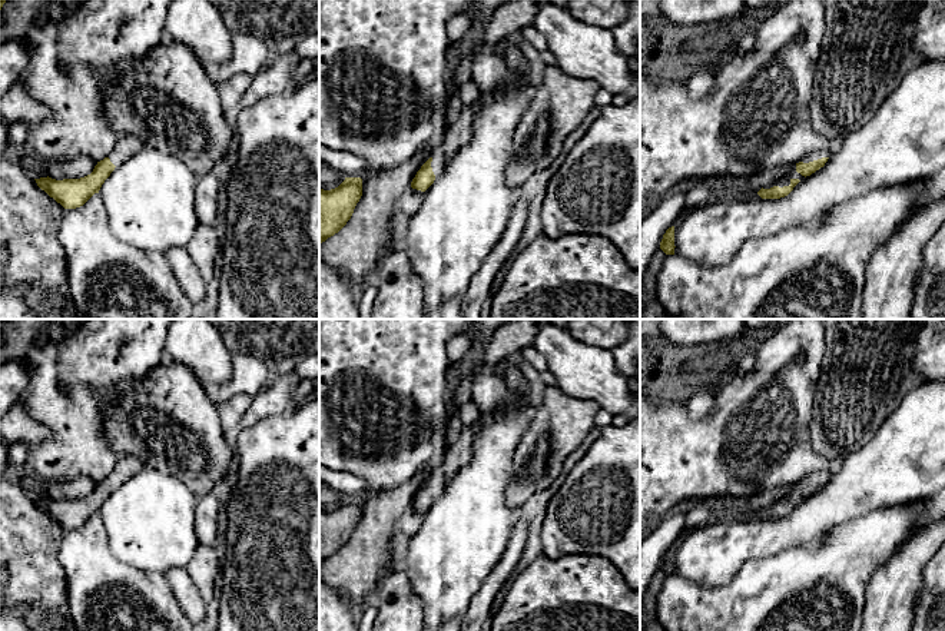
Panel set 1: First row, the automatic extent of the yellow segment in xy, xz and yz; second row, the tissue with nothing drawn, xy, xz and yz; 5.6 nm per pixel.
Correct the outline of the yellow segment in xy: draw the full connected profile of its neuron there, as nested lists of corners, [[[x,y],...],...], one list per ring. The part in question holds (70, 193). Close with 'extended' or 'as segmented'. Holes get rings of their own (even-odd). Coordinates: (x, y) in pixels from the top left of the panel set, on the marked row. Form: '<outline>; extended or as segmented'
[[[125,134],[119,137],[110,155],[97,162],[90,175],[80,179],[56,180],[47,176],[34,180],[42,190],[64,209],[76,209],[83,206],[94,193],[99,193],[102,185],[116,166],[135,156],[145,146],[139,137]]]; extended

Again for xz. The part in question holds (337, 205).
[[[345,177],[331,190],[319,187],[319,245],[346,225],[361,196],[361,177]]]; as segmented

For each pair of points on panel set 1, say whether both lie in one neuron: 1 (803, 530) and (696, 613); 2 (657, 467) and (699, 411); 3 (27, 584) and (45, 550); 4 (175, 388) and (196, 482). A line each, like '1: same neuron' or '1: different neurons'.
1: different neurons
2: different neurons
3: same neuron
4: same neuron

